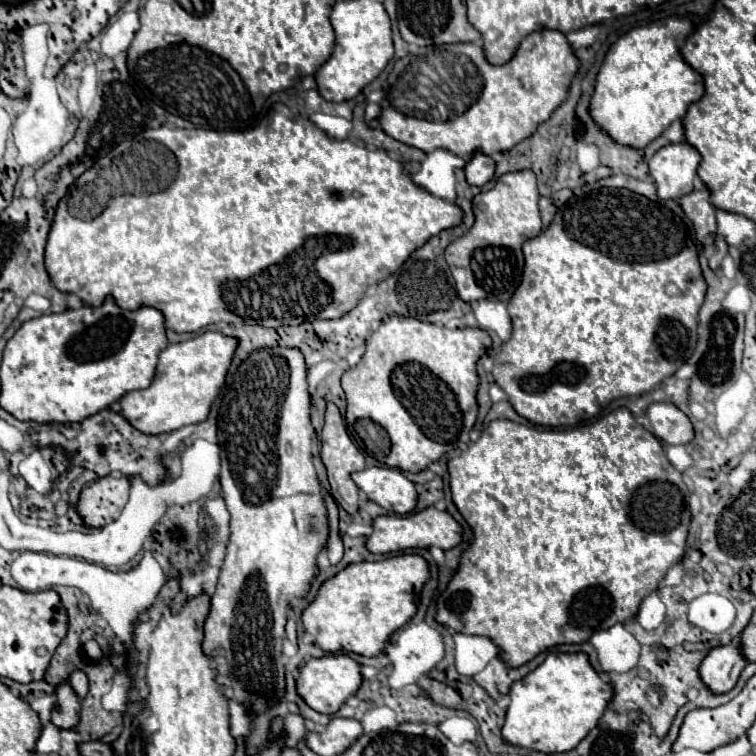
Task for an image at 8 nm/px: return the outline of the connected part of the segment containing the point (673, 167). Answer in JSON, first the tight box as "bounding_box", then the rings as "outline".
{"bounding_box":[650,142,701,200],"outline":[[[686,142],[660,148],[650,160],[650,176],[654,178],[658,198],[680,200],[694,189],[701,156]]]}

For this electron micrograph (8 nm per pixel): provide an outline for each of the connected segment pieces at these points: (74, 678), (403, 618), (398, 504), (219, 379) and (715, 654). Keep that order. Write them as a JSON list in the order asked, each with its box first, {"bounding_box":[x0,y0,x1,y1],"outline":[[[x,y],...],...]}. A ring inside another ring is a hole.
[{"bounding_box":[70,670,88,698],"outline":[[[80,670],[72,672],[72,676],[70,676],[70,684],[72,684],[72,688],[76,690],[76,694],[78,694],[80,698],[86,696],[86,692],[88,692],[88,676],[86,676],[84,672],[80,672]]]},{"bounding_box":[302,554,428,656],"outline":[[[398,554],[380,562],[348,564],[336,576],[322,582],[316,598],[304,608],[302,624],[324,652],[356,652],[378,656],[388,636],[404,626],[414,614],[414,590],[428,578],[428,564],[418,554]]]},{"bounding_box":[352,468,416,514],"outline":[[[364,468],[354,472],[352,480],[372,502],[388,512],[408,514],[416,506],[416,488],[398,468]]]},{"bounding_box":[120,332,236,434],"outline":[[[204,332],[192,340],[168,344],[158,356],[152,384],[146,390],[124,394],[120,398],[120,414],[144,434],[166,434],[188,424],[204,422],[212,400],[224,384],[234,350],[236,340],[218,332]]]},{"bounding_box":[700,644,746,694],"outline":[[[738,644],[718,646],[708,652],[700,664],[700,678],[710,692],[724,694],[734,688],[746,660],[740,654]]]}]

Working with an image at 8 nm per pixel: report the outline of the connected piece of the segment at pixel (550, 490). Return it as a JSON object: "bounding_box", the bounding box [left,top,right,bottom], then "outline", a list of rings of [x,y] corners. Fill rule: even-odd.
{"bounding_box":[436,408,690,668],"outline":[[[618,408],[592,424],[572,430],[536,430],[510,420],[494,420],[484,428],[478,442],[470,444],[470,448],[462,452],[462,456],[448,460],[448,474],[452,502],[472,528],[474,538],[462,552],[456,574],[448,582],[442,596],[436,600],[436,622],[460,634],[490,638],[498,646],[500,658],[504,660],[504,664],[508,664],[508,668],[518,668],[536,658],[540,652],[558,644],[588,642],[594,632],[608,630],[614,624],[624,624],[632,620],[644,596],[654,592],[664,580],[666,572],[684,558],[690,526],[686,484],[682,480],[682,474],[668,462],[664,448],[660,446],[656,436],[652,436],[644,426],[636,424],[634,416],[626,408]]]}

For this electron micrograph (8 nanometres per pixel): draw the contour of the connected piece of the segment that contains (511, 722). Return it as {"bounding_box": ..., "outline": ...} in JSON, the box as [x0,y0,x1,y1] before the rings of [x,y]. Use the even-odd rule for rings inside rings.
{"bounding_box":[502,652,612,754],"outline":[[[552,652],[534,672],[512,684],[502,738],[512,746],[544,754],[570,752],[596,726],[610,698],[612,686],[600,680],[586,654]]]}

